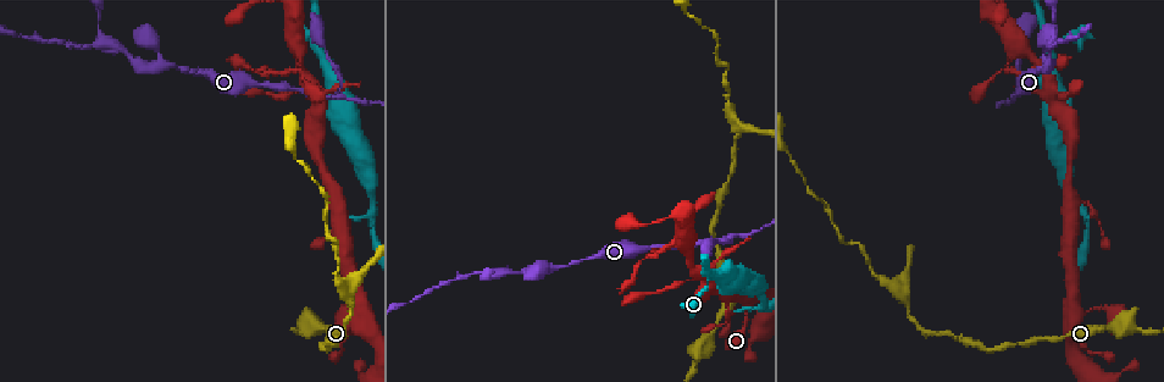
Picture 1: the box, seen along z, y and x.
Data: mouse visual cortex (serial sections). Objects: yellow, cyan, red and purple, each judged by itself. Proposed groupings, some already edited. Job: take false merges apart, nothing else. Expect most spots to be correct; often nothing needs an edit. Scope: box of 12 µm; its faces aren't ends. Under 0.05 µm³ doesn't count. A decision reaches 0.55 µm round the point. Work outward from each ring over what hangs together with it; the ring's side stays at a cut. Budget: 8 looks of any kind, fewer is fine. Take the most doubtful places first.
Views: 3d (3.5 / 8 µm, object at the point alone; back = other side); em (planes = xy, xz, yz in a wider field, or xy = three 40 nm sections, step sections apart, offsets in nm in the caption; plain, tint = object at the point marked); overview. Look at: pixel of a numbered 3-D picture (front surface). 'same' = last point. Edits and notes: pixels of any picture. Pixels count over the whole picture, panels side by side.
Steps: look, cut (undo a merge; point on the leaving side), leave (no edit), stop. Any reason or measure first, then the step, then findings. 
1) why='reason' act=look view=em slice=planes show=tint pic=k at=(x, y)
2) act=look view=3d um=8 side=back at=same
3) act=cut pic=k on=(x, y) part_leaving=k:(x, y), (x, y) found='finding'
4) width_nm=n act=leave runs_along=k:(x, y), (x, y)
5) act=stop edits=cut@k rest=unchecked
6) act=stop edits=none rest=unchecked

why='three arms meet' act=look view=3d um=3.5 pic=1 at=(727, 236)

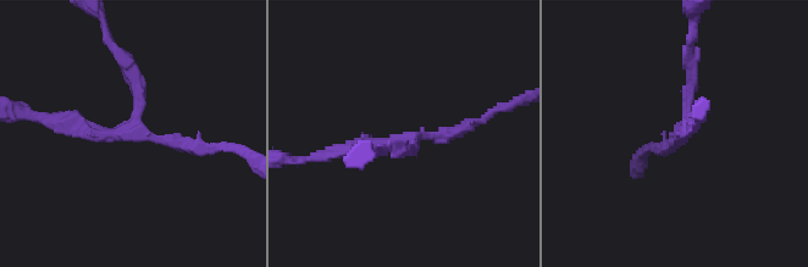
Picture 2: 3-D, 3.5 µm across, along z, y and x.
arms=3 arm_widths_nm=150,150,150 act=look view=em slice=xy step=3 show=tint pic=2 at=(397, 138)

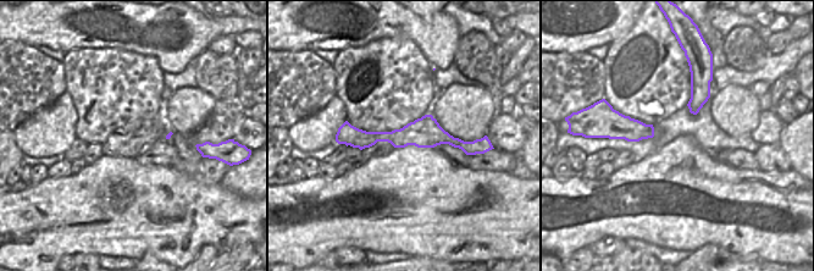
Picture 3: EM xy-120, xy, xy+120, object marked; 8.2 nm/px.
act=leave runs_along=3:(341, 131), (444, 137), (468, 147) found='one cell here'

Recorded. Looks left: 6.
why='four or more arms meet' act=look view=3d um=3.5 pic=1 at=(358, 313)

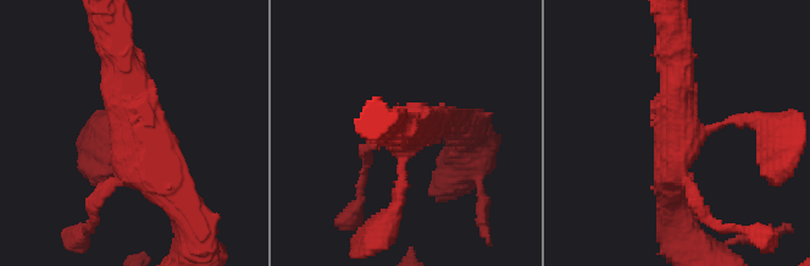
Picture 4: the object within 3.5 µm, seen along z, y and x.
act=look view=em slice=xy step=2 show=tint pic=4 at=(131, 131)

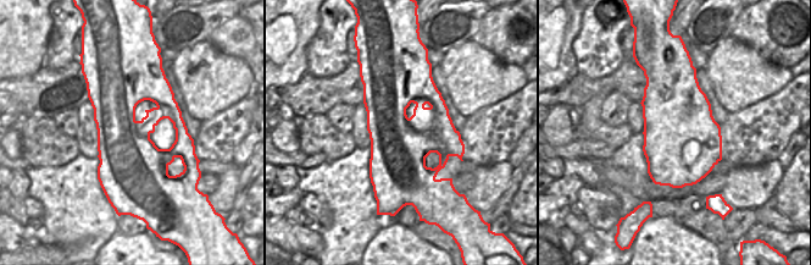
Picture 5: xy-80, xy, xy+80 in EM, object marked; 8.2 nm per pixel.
why='cut it another way' act=look view=em slice=planes show=tint at=same

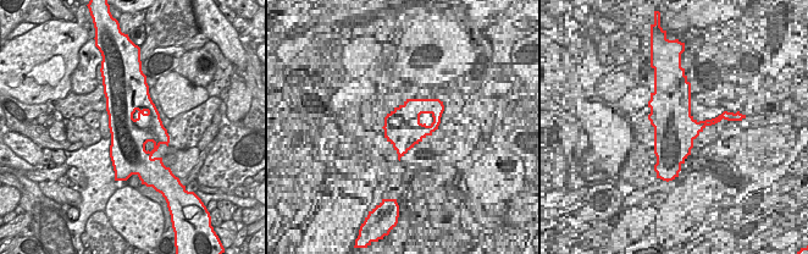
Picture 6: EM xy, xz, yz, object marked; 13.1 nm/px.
width_nm=700 act=leave runs_along=4:(387, 223), (403, 164), (395, 126) found='continuous, no second cell'

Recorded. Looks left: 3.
act=look view=3d um=3.5 pic=1 at=(550, 270)

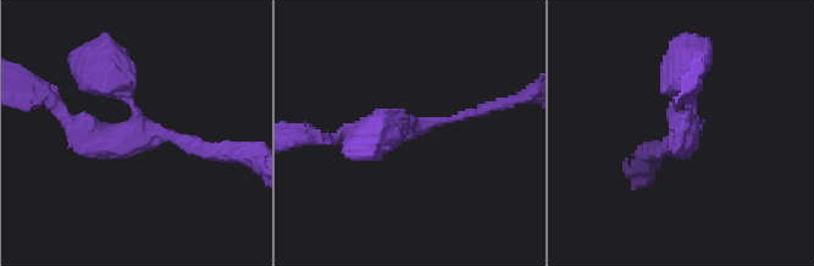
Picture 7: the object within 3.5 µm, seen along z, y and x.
arms=3 arm_widths_nm=150,300,300 act=look view=em slice=planes show=tint pic=7 at=(413, 126)

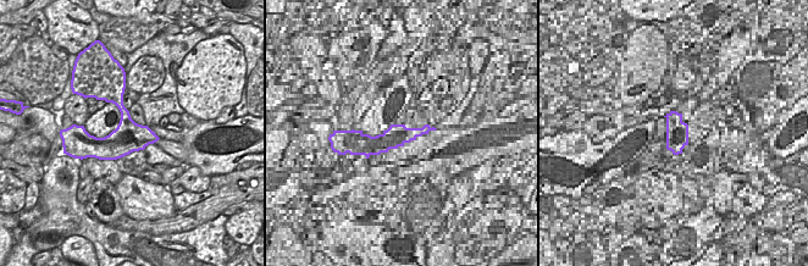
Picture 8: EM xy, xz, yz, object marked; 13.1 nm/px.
width_nm=400 act=leave runs_along=7:(214, 153), (169, 137), (101, 142), (64, 115) found='all the same cell'

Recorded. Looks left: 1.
act=stop edits=none rest=unchecked

